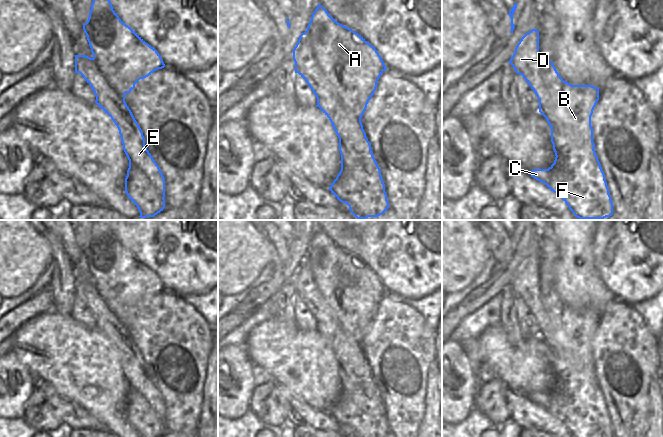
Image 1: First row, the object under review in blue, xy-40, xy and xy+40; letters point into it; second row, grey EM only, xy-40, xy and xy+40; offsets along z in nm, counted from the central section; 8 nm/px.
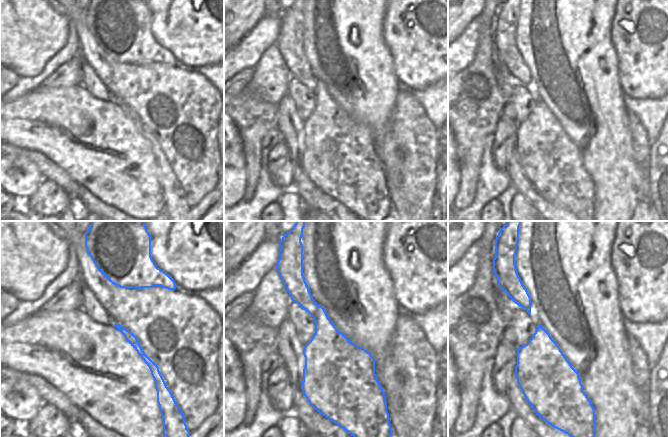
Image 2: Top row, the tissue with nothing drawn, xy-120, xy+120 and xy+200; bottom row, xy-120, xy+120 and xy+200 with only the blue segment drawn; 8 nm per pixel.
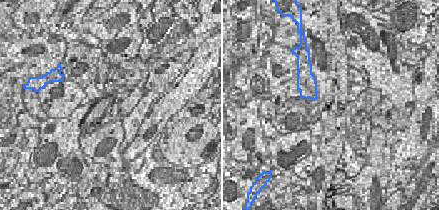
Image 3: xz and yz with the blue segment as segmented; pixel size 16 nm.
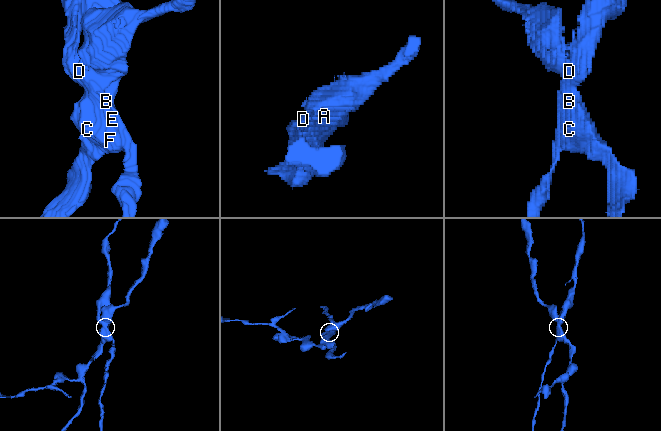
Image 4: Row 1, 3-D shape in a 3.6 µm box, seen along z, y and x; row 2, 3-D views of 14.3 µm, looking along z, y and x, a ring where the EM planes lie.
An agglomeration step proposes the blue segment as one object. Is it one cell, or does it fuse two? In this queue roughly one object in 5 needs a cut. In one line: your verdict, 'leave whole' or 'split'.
split

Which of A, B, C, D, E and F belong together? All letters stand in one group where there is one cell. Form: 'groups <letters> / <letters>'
groups A B C F / D E

